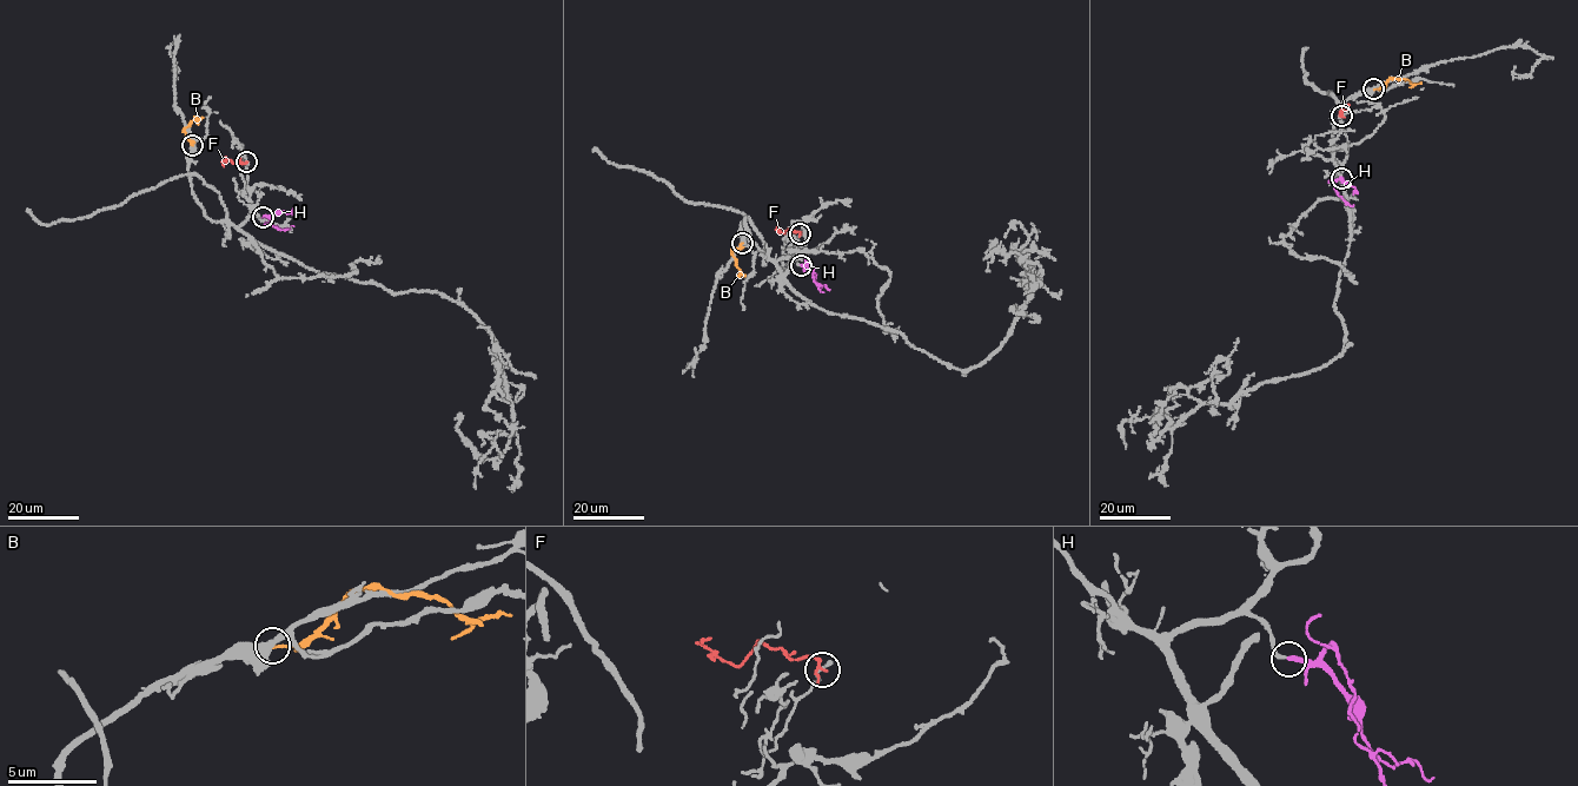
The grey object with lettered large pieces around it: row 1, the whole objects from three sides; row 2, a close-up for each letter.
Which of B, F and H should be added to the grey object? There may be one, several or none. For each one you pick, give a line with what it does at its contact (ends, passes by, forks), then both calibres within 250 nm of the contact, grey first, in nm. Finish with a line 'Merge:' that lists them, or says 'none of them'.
H: it ends there; 240 nm thick on the grey side, 240 nm on the other
Merge: H

